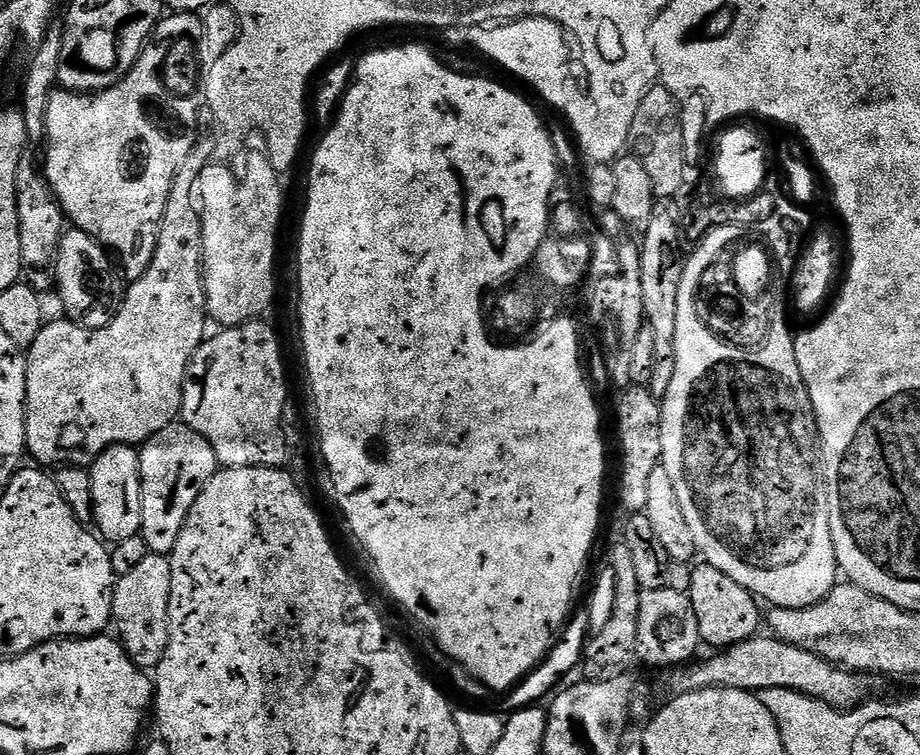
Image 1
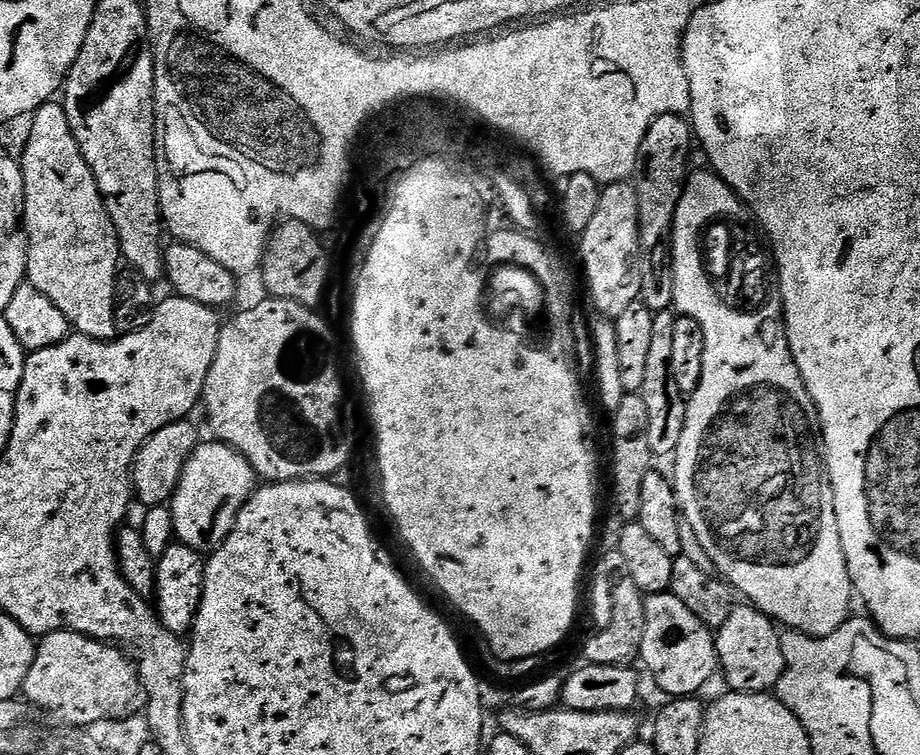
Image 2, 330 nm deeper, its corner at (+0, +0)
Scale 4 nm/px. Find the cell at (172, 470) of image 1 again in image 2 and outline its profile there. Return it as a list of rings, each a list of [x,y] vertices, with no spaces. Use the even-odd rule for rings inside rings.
[[[215,438],[209,441],[209,444],[197,443],[196,449],[190,454],[182,470],[182,476],[170,501],[176,540],[201,554],[211,554],[222,546],[222,542],[226,542],[226,538],[236,525],[242,506],[258,487],[257,474],[241,452],[234,451],[229,444],[221,444]]]

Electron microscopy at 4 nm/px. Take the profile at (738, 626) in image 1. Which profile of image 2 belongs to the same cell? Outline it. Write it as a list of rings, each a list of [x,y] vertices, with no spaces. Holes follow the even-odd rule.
[[[755,606],[733,607],[732,613],[722,627],[715,633],[716,659],[719,671],[724,672],[724,680],[727,687],[734,692],[767,692],[775,689],[777,682],[784,673],[784,659],[782,658],[782,646],[780,645],[780,632],[772,617],[765,616]]]

